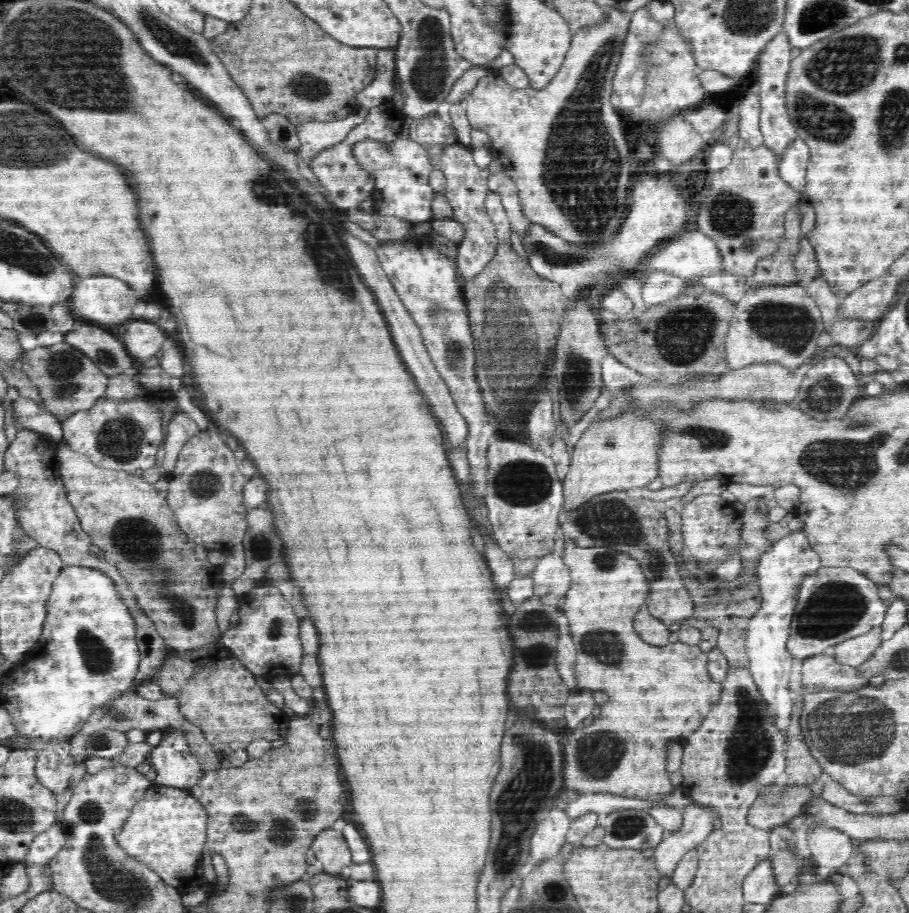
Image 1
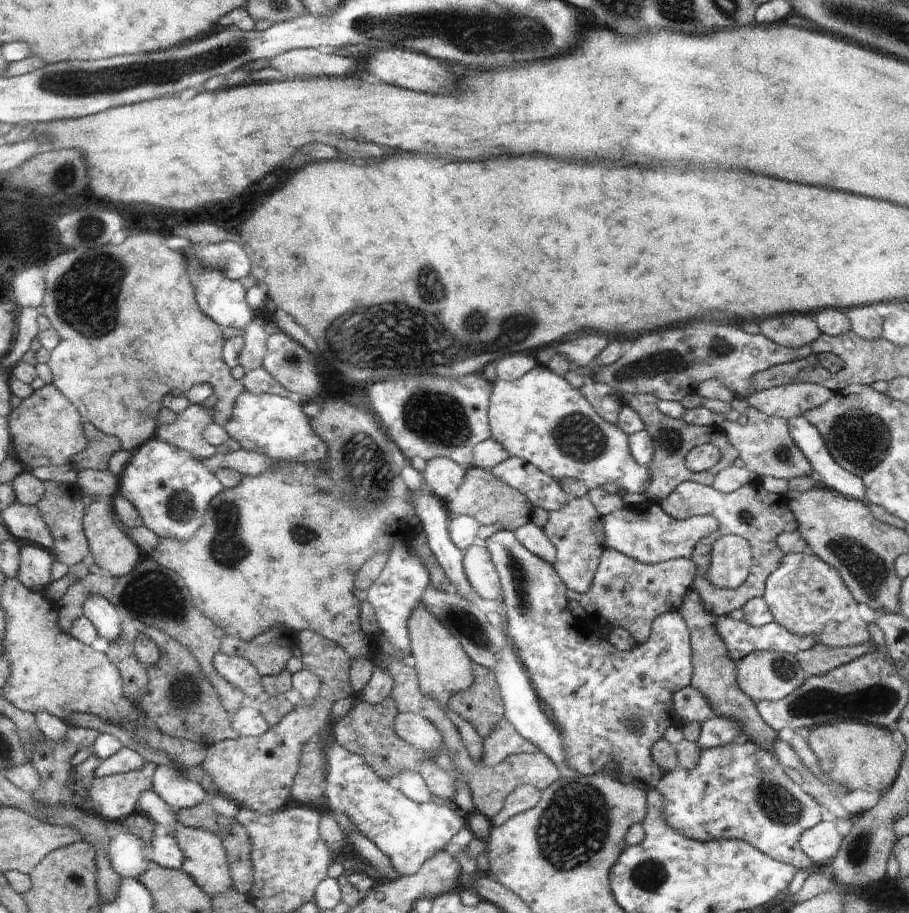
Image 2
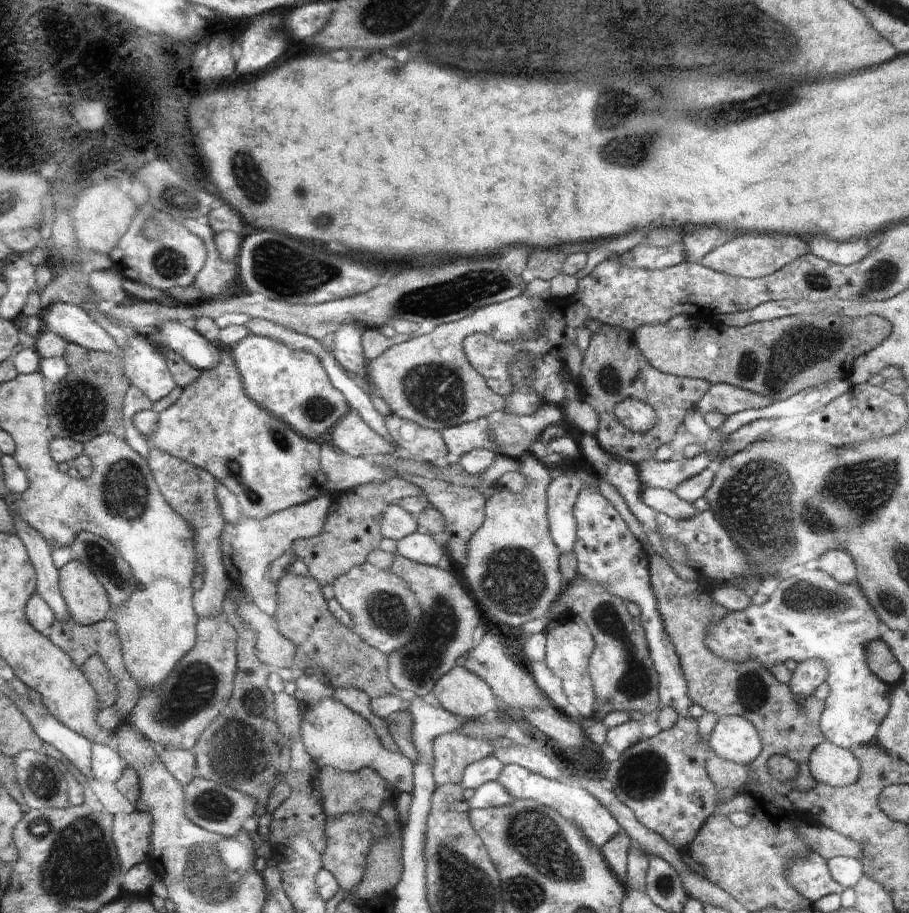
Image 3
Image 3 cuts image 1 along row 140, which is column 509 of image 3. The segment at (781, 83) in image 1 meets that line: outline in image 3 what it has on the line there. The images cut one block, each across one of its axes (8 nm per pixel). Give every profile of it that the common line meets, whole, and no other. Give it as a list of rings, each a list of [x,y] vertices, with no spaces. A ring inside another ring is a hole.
[[[512,763],[503,766],[496,781],[500,781],[513,798],[514,796],[516,798],[534,798],[536,802],[554,808],[557,813],[578,826],[581,833],[599,849],[609,838],[612,838],[614,834],[622,829],[608,810],[584,788],[570,788],[562,782],[540,776]]]

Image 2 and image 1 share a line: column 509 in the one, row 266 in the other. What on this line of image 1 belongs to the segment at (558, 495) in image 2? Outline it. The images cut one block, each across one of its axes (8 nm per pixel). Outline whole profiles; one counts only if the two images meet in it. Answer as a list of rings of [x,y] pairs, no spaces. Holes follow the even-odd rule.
[[[458,142],[430,148],[428,153],[433,168],[441,170],[447,180],[447,190],[444,195],[453,208],[453,219],[456,222],[460,221],[465,230],[464,238],[456,250],[456,270],[466,282],[474,278],[492,260],[499,245],[494,223],[485,209],[486,197],[490,192],[487,184],[489,171],[478,168],[470,149]]]

